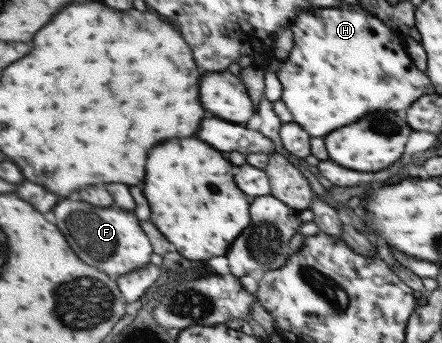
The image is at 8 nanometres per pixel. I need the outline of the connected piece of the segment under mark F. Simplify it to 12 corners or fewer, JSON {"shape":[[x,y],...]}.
{"shape":[[65,199],[59,229],[85,263],[125,276],[152,263],[141,221]]}

